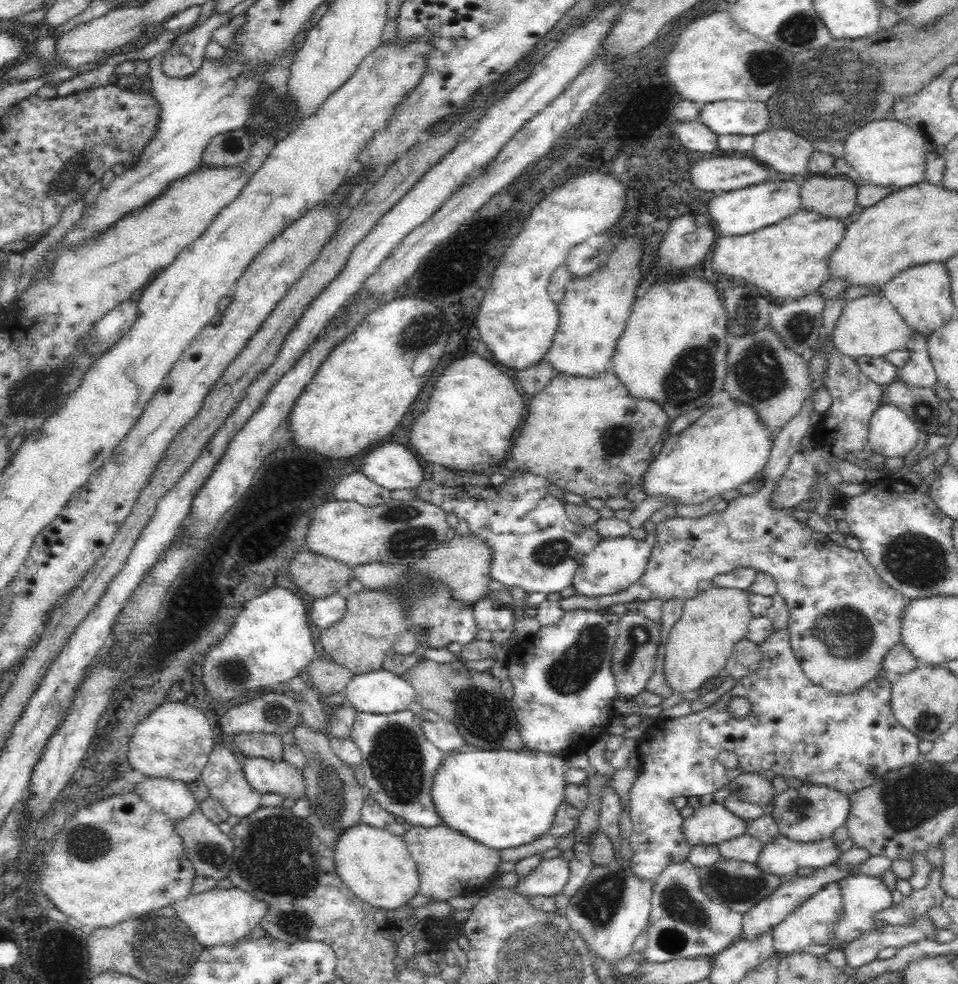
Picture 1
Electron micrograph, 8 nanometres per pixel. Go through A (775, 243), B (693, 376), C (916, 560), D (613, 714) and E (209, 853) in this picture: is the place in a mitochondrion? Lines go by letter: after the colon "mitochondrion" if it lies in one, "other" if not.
A: other
B: mitochondrion
C: mitochondrion
D: other
E: mitochondrion

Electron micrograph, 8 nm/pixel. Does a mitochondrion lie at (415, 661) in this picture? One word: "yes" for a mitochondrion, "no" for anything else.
no

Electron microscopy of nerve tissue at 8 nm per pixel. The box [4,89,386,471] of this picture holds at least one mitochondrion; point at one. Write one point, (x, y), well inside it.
(64, 182)

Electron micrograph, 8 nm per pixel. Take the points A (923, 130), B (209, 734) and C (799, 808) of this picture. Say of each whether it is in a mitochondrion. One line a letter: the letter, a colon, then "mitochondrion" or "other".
A: other
B: other
C: mitochondrion

